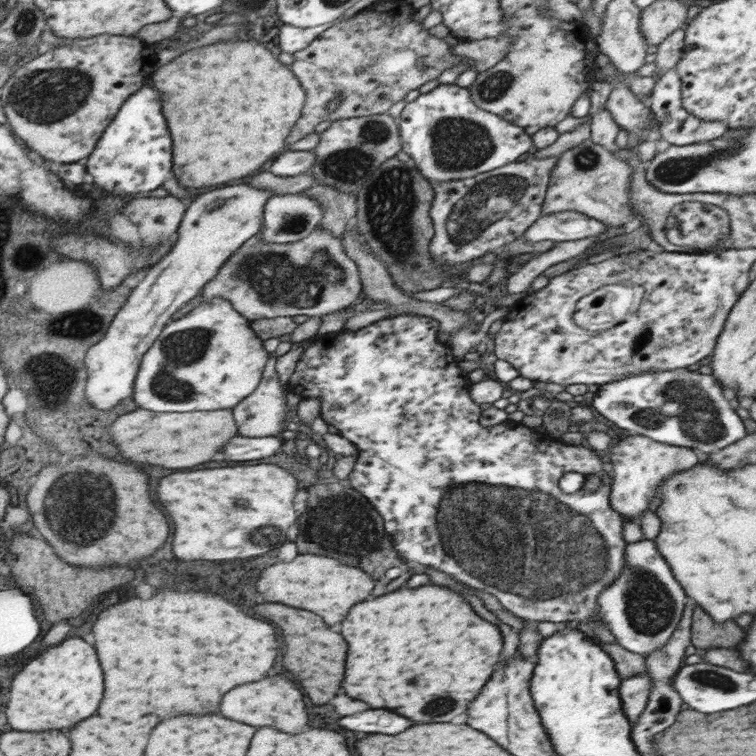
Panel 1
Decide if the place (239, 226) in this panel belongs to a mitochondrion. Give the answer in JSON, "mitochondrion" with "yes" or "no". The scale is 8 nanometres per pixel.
{"mitochondrion":"no"}

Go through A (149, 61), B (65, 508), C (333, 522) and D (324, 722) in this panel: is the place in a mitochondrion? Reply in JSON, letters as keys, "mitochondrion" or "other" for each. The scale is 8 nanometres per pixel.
{"A":"other","B":"mitochondrion","C":"mitochondrion","D":"other"}

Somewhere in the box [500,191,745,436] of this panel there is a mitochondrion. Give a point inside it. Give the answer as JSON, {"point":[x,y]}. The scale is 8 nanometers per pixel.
{"point":[701,218]}

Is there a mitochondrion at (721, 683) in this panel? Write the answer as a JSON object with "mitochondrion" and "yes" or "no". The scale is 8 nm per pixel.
{"mitochondrion":"yes"}

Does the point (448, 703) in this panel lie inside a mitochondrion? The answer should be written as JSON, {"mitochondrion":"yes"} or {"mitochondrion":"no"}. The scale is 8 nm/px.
{"mitochondrion":"yes"}

